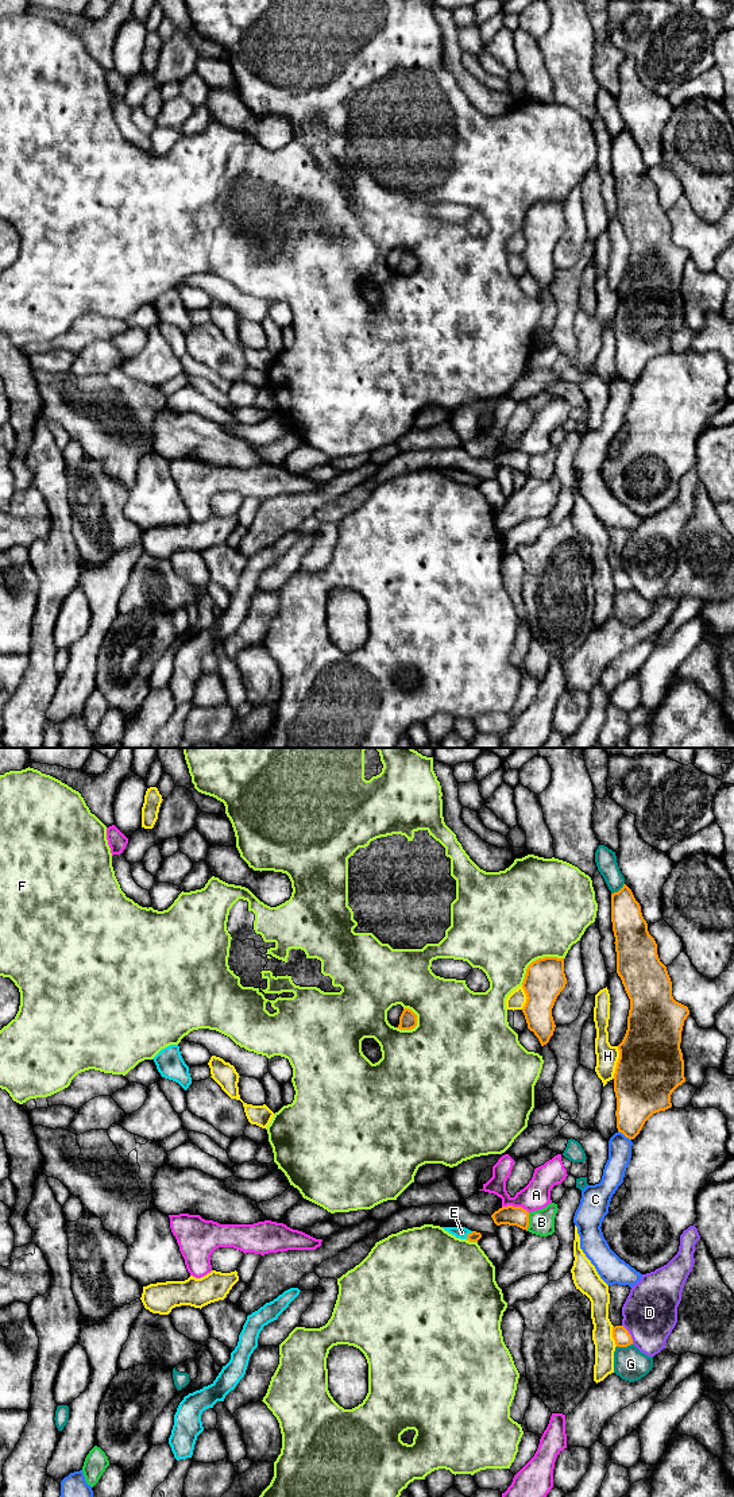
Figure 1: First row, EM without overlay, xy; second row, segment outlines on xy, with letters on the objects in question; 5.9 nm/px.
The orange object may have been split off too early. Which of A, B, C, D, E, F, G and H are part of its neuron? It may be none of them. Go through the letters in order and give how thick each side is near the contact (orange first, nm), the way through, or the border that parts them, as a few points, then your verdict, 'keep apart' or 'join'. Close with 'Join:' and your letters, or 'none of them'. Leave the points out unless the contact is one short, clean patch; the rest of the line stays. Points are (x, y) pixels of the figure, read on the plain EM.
A: 120/170 nm | keep apart
B: 120/160 nm | keep apart
C: 280/140 nm | keep apart
D: 100/320 nm | keep apart
E: 60/70 nm | across xy (474, 481), (468, 478), (462, 477) | join
F: 240/500 nm | keep apart
G: 100/190 nm | keep apart
H: 400/130 nm | keep apart
Join: E

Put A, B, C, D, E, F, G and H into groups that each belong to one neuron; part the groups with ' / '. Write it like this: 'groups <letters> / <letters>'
groups A / B / C / D / E / F / G / H

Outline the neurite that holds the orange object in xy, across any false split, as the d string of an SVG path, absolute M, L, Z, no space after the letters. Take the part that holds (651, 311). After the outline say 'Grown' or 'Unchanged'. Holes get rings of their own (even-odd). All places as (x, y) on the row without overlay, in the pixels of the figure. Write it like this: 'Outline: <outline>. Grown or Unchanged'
Outline: M626 128L611 138L611 166L617 217L630 243L627 274L618 289L619 302L614 317L615 360L618 375L634 383L653 358L672 351L672 336L685 327L680 286L689 254L673 243L672 225L658 202L657 188L648 175L640 147Z. Unchanged

